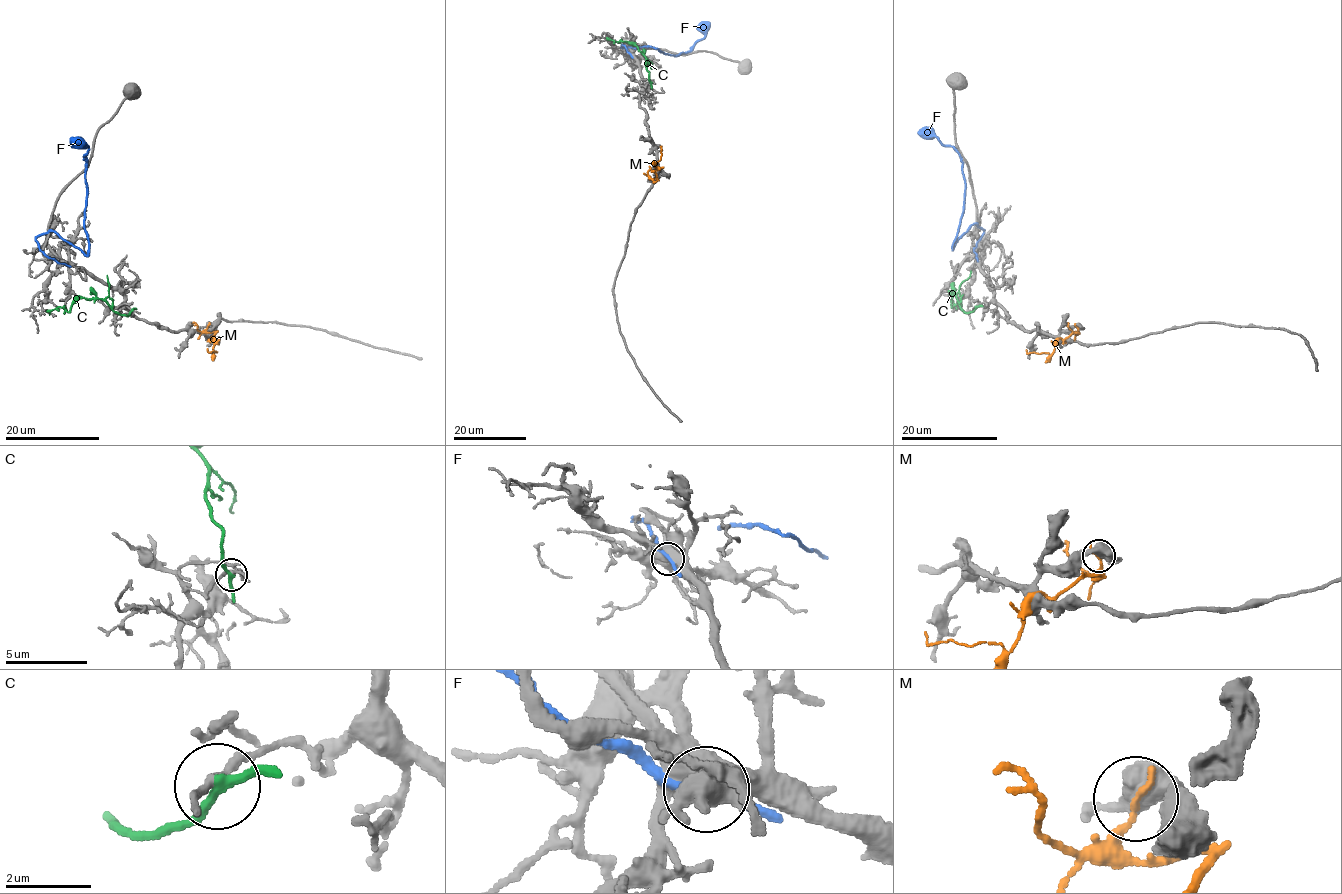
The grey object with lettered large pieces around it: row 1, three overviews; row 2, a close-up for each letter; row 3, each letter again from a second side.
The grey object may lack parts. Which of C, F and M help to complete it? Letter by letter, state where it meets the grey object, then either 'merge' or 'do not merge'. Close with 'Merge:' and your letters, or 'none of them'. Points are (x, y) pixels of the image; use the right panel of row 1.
C: (975, 307) | do not merge
F: (976, 258) | do not merge
M: (1077, 327) | do not merge
Merge: none of them

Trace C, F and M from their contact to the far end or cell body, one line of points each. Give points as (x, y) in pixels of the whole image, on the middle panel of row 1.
C: (651, 82), (645, 57), (636, 46), (606, 37)
F: (629, 53), (623, 45), (622, 47), (652, 46), (665, 54), (687, 52), (704, 37), (702, 22)
M: (653, 179), (654, 182), (657, 178), (655, 171), (659, 168), (654, 164), (661, 159), (661, 146)

